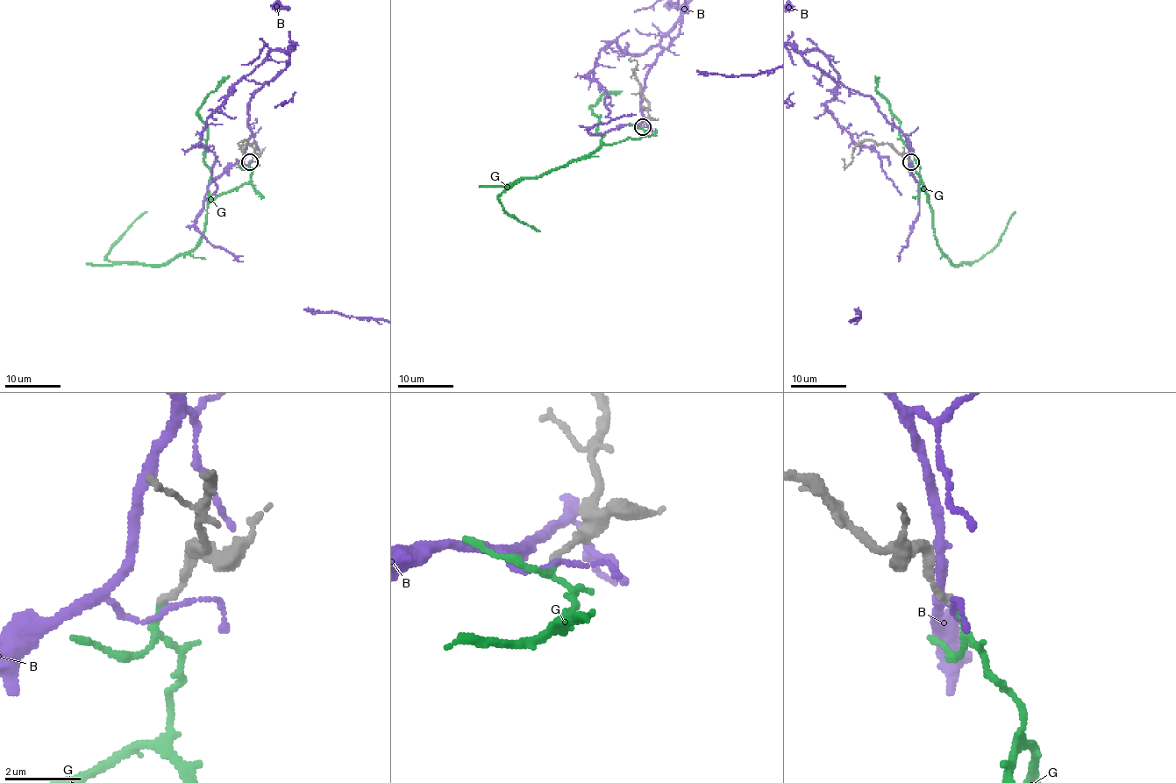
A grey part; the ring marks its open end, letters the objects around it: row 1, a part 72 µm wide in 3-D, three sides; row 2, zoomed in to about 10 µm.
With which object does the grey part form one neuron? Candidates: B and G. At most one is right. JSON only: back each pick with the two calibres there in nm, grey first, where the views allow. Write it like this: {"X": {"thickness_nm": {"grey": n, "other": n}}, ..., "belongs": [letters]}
{"G": {"thickness_nm": {"grey": 160, "other": 130}}, "belongs": ["G"]}

